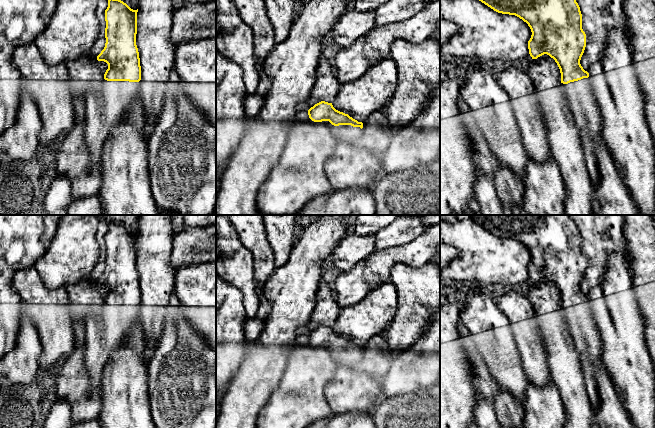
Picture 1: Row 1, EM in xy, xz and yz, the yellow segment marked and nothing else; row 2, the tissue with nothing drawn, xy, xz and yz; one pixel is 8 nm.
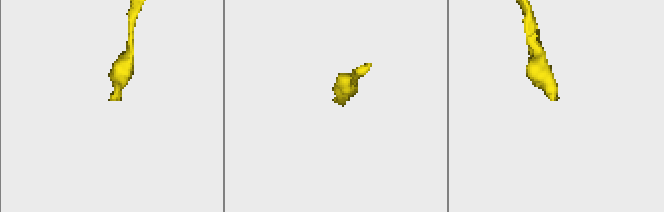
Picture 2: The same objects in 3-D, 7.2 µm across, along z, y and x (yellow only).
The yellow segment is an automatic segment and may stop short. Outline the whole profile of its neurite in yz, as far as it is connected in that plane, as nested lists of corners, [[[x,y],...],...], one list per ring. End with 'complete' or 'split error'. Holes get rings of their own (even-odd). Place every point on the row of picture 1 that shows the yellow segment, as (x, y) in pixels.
[[[479,0],[494,11],[515,15],[528,24],[532,35],[528,41],[532,59],[547,54],[555,60],[561,73],[561,83],[574,117],[580,129],[580,138],[586,166],[595,186],[600,182],[597,166],[597,138],[602,136],[602,114],[594,96],[589,73],[580,64],[586,47],[586,34],[582,29],[582,14],[576,0]]] | split error

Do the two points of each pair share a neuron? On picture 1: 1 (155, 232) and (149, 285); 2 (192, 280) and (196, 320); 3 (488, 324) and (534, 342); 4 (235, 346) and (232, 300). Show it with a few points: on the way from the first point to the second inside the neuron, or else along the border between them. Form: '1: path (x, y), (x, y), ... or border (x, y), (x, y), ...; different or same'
1: path (155, 245), (154, 272); same
2: path (196, 290), (196, 310); same
3: border (508, 325), (516, 350), (520, 355); different
4: path (232, 335), (232, 311); same

